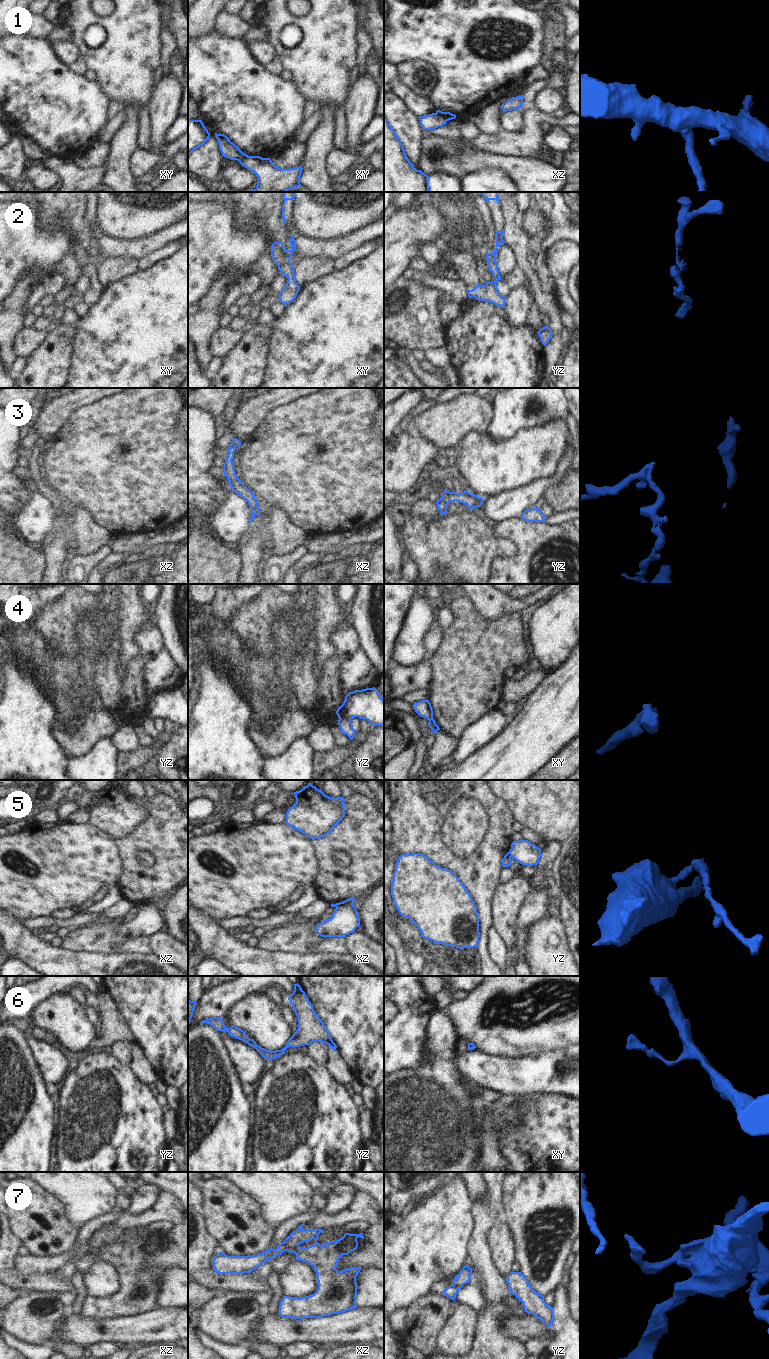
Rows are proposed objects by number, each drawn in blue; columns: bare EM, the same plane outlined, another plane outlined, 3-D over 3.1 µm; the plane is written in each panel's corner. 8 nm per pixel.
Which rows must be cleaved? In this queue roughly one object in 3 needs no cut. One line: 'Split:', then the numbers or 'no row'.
Split: 1, 2, 3, 4, 5, 7

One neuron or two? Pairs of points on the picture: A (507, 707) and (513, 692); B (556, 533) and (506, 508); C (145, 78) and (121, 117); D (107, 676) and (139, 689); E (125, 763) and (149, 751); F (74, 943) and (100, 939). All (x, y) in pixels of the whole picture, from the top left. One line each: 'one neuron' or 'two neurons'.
A: two neurons
B: two neurons
C: two neurons
D: one neuron
E: one neuron
F: one neuron

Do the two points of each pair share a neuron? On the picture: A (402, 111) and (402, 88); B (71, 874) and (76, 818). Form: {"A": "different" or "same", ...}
{"A": "different", "B": "different"}

